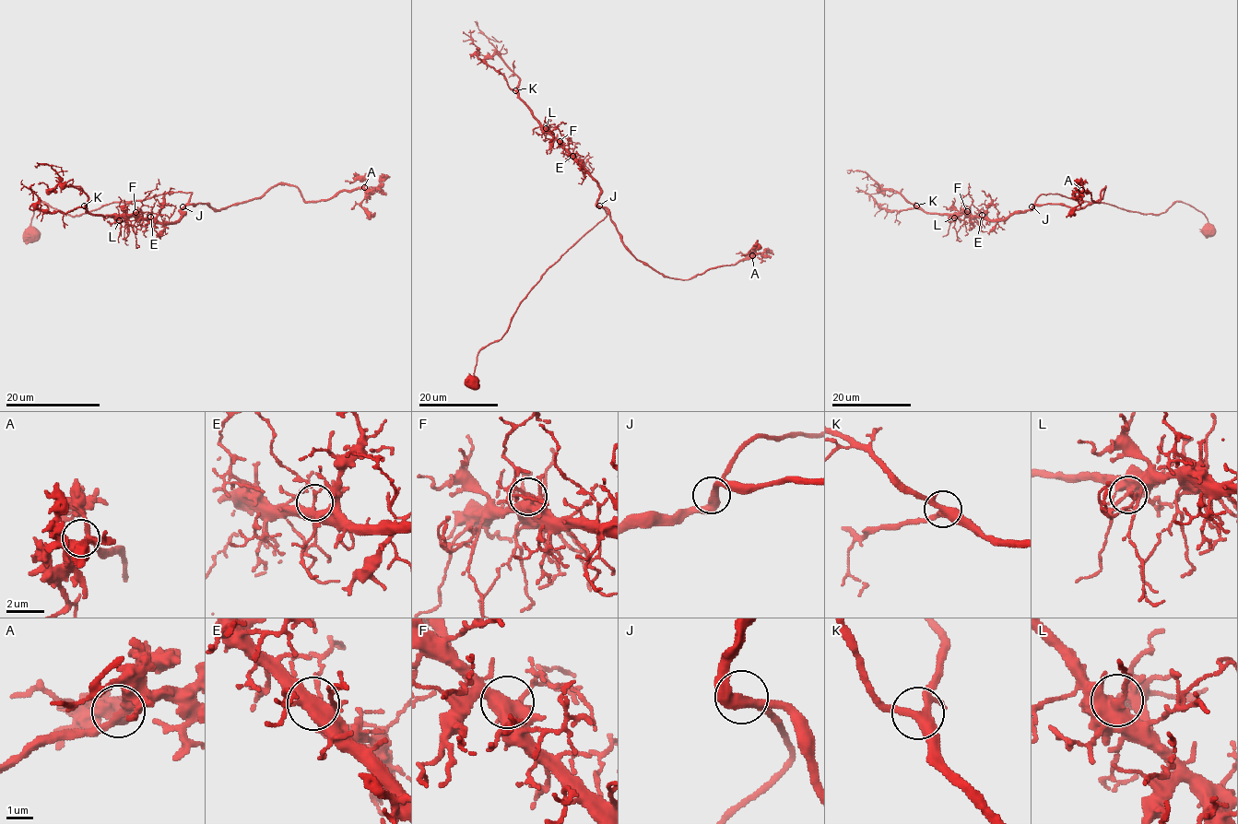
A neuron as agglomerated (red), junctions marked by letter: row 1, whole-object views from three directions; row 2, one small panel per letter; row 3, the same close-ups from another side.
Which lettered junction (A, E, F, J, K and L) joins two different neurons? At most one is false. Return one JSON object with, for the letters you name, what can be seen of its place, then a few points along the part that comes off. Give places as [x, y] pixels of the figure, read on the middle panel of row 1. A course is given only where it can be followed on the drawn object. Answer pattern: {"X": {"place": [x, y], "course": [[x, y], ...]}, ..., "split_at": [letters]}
{"split_at": []}

